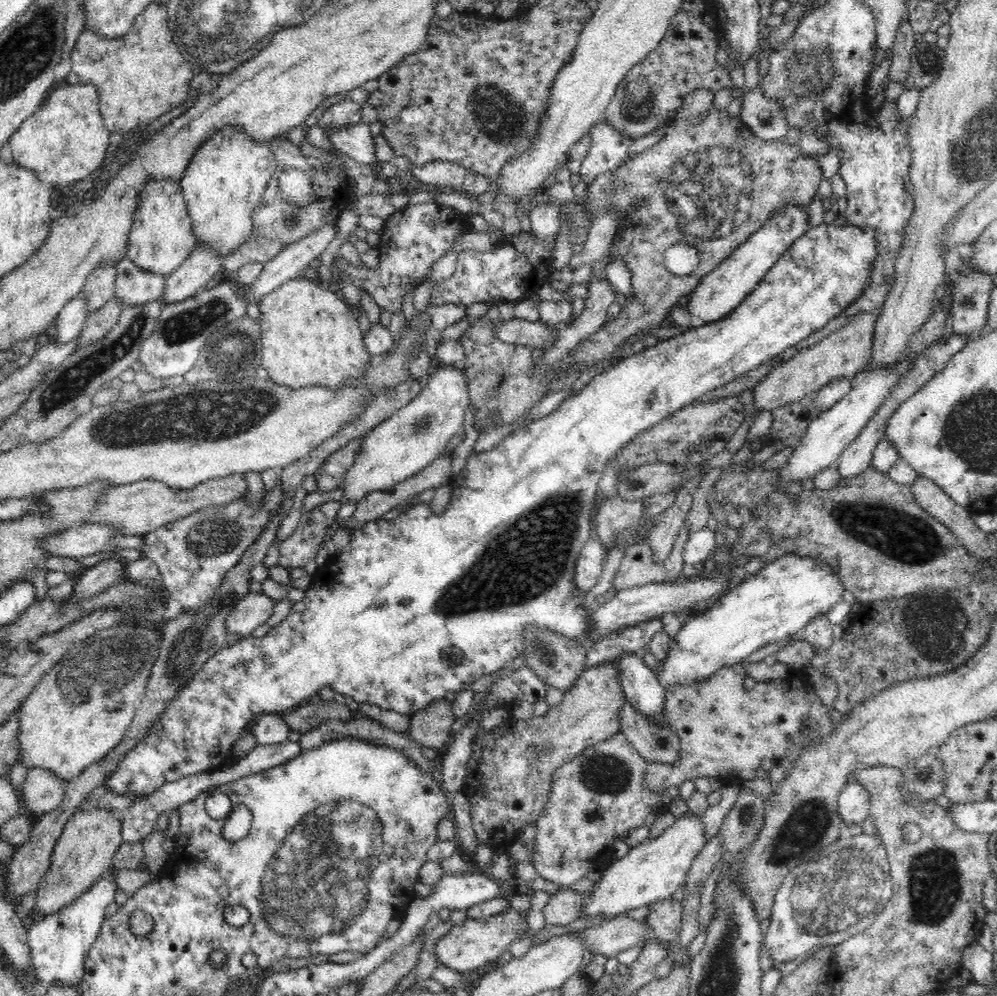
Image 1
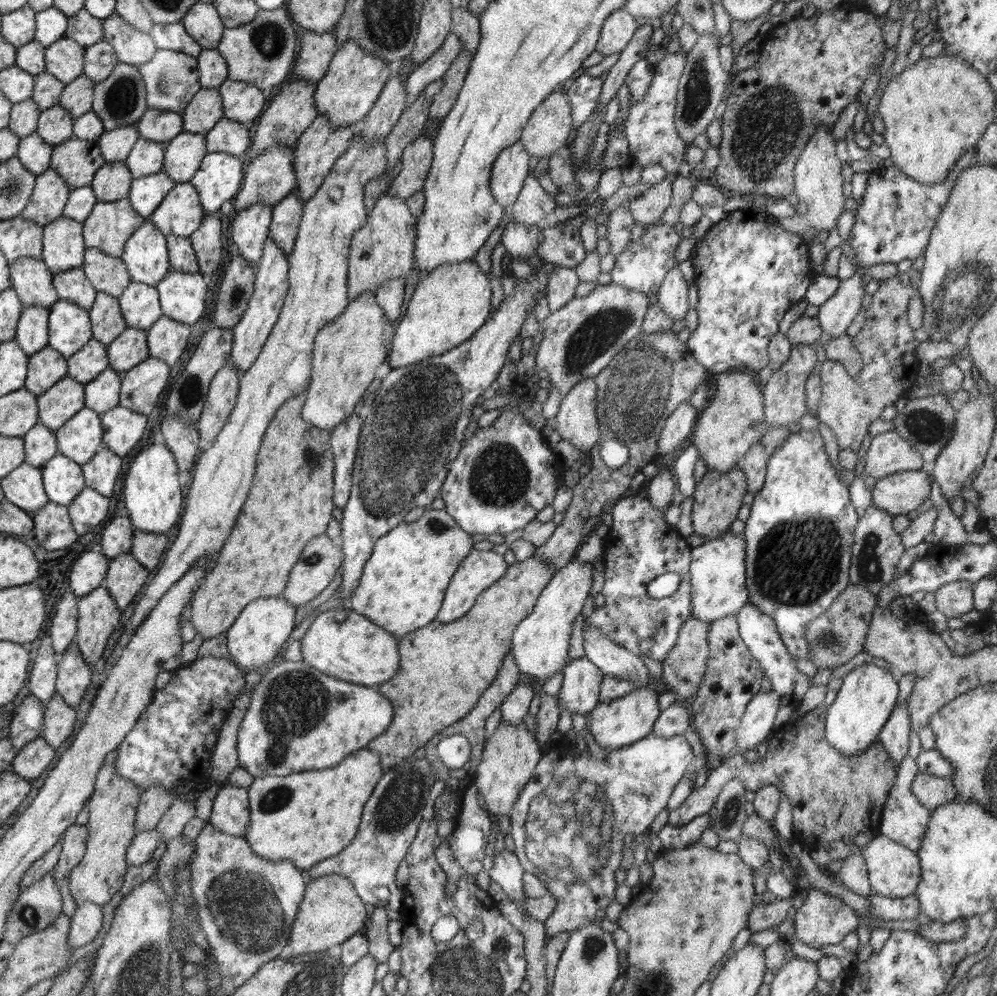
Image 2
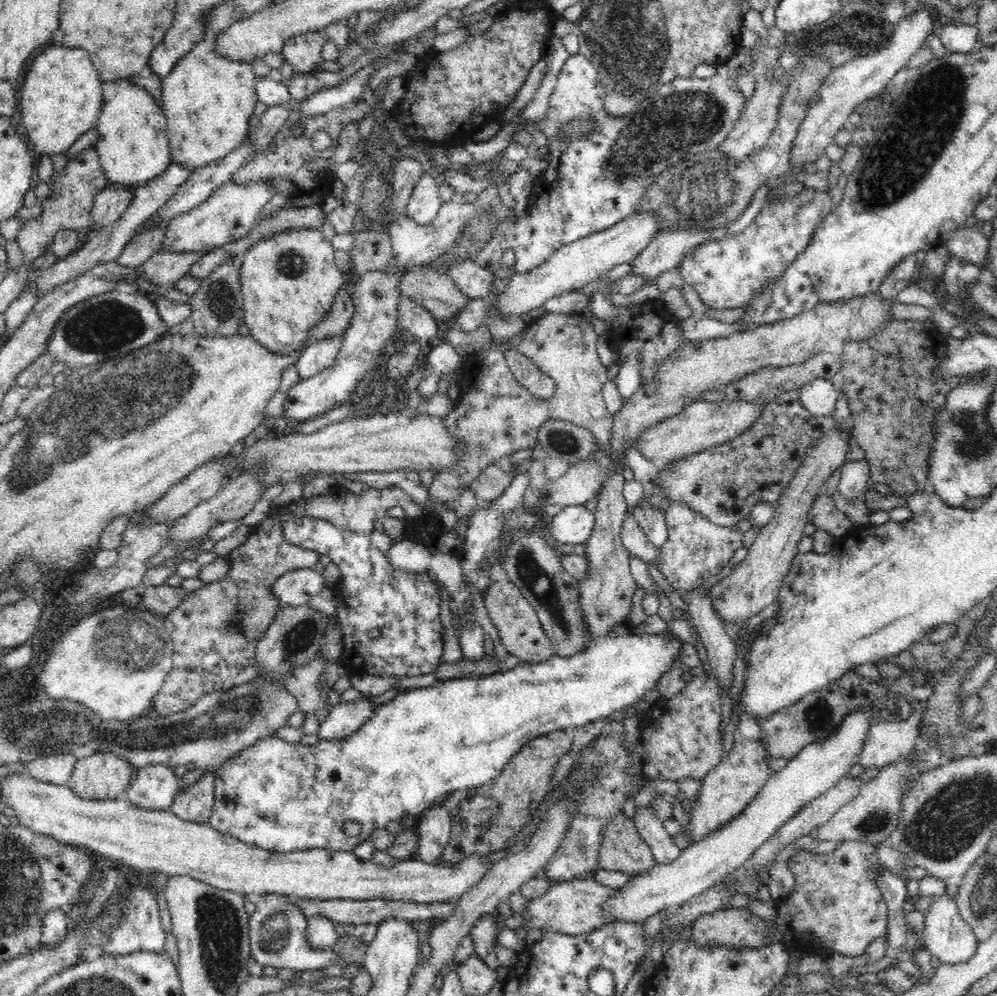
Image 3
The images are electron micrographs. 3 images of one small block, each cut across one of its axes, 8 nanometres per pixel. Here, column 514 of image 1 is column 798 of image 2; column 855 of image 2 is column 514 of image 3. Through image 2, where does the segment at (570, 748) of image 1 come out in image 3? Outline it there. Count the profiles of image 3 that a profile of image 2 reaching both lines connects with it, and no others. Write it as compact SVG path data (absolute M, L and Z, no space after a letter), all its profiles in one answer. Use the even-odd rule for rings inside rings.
M564 731L548 732L548 734L524 744L511 758L503 772L494 780L479 787L466 789L464 792L452 792L449 797L446 795L441 800L441 804L446 807L451 816L451 836L448 846L444 848L442 856L440 856L441 863L458 864L460 860L464 860L466 856L472 856L472 854L484 856L484 854L496 852L508 844L508 839L516 836L524 826L528 826L548 794L551 785L550 778L556 772L560 758L572 748L572 741ZM474 795L496 799L500 803L500 816L496 822L492 822L490 828L479 830L472 828L472 824L465 826L457 816L459 802L465 797Z

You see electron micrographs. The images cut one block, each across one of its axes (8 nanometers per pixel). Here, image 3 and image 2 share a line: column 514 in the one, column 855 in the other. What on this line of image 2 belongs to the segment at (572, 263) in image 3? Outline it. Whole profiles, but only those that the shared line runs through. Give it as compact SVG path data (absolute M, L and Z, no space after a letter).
M854 273L847 280L841 280L838 292L819 306L817 319L822 330L832 337L842 336L854 317L861 311L865 288L862 275Z

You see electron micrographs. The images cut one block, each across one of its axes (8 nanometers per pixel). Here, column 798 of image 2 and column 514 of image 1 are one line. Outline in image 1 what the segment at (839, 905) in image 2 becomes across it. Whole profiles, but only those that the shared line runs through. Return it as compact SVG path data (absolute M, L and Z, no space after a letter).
M513 907L490 915L487 919L466 919L453 927L436 944L438 961L451 970L468 973L492 965L512 942L524 936L528 928L527 917Z

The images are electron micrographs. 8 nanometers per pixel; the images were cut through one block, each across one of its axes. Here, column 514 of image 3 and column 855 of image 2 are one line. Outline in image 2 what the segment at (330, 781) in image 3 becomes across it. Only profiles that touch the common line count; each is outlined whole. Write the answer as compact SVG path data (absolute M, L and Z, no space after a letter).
M865 663L853 668L844 678L834 702L827 707L826 740L846 756L859 755L878 740L882 727L893 713L899 695L898 677L891 670Z

